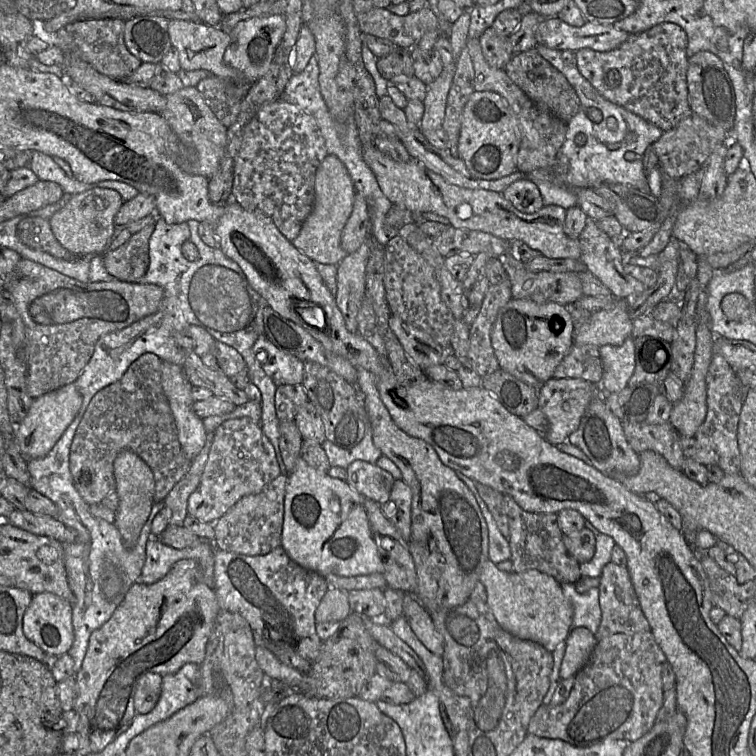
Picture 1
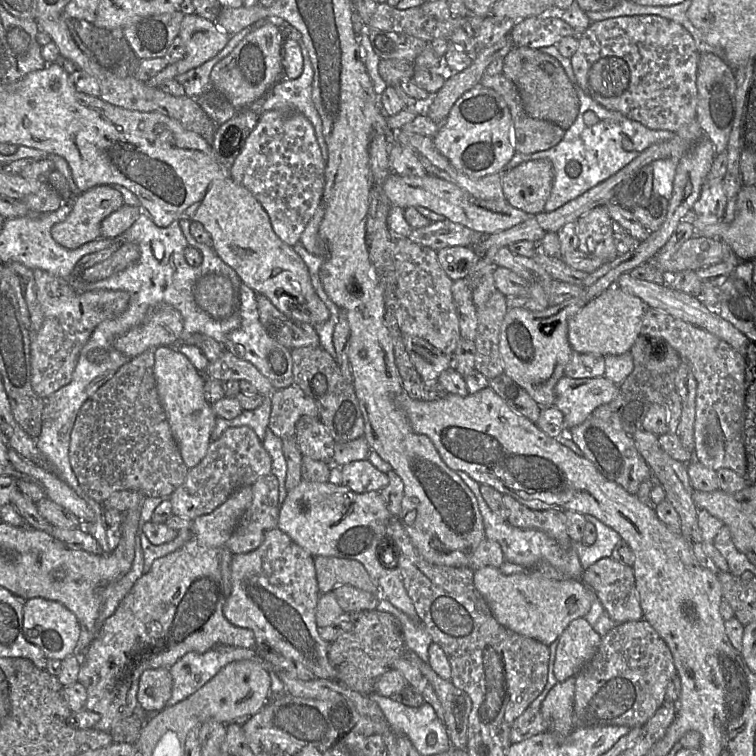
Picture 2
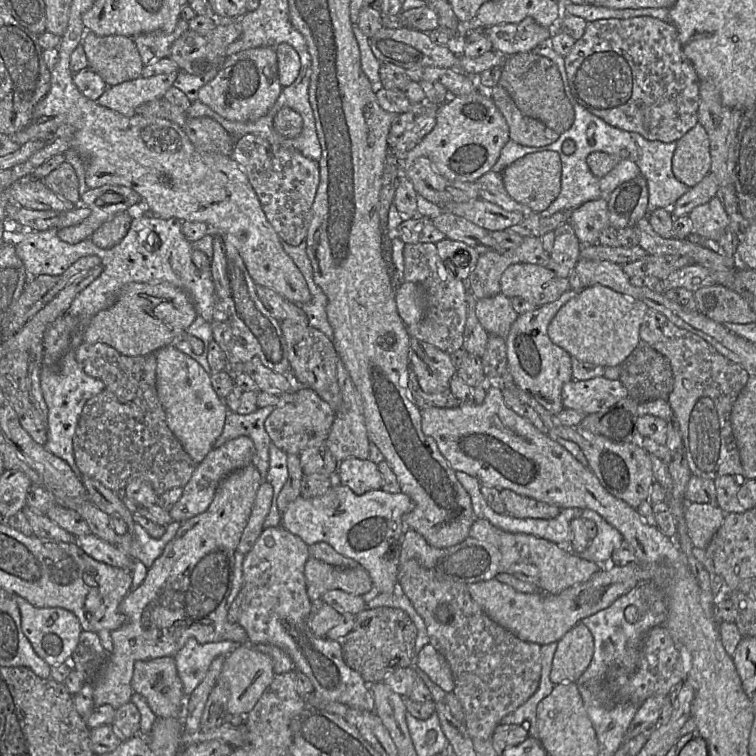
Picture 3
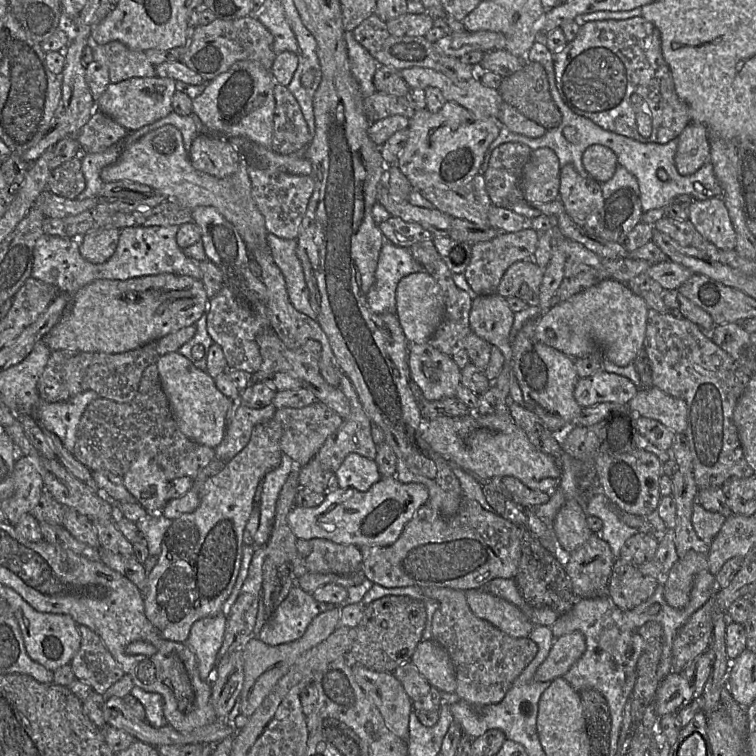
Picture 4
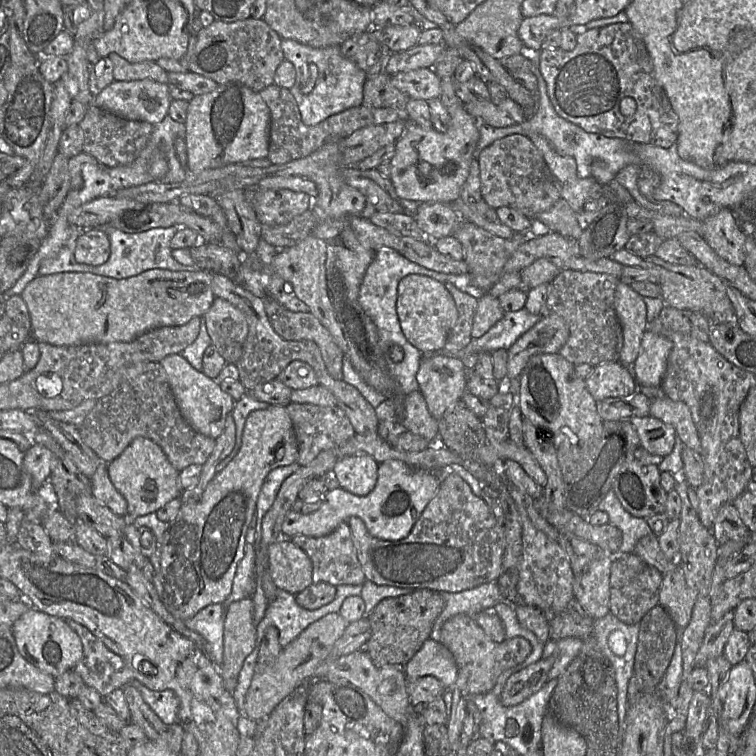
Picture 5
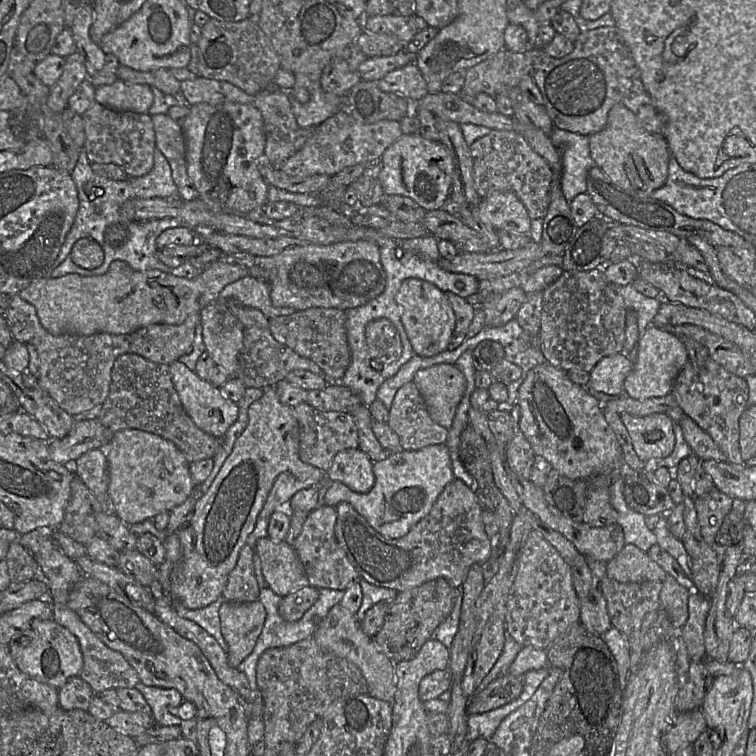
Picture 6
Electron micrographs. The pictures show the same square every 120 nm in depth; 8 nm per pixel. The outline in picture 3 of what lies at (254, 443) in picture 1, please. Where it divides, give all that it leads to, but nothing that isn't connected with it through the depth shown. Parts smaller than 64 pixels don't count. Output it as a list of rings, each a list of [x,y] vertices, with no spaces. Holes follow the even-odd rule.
[[[239,436],[227,441],[218,448],[213,448],[203,461],[197,465],[192,477],[183,487],[180,499],[168,511],[173,521],[184,522],[205,512],[213,501],[216,489],[220,482],[231,472],[253,464],[254,453],[254,443],[248,436]]]

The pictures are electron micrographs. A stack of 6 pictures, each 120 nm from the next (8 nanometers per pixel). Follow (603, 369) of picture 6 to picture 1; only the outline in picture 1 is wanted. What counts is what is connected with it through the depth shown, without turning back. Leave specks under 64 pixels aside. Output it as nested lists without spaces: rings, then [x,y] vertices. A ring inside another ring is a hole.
[[[552,377],[542,384],[539,388],[538,408],[549,421],[545,438],[553,445],[569,441],[569,436],[578,429],[589,403],[599,390],[599,385],[577,378]]]

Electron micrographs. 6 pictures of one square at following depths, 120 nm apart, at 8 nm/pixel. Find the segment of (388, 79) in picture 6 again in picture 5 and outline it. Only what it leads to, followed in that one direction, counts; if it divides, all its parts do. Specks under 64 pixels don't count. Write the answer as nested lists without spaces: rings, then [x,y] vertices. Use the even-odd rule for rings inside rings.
[[[417,68],[398,72],[391,77],[392,84],[410,98],[429,101],[439,98],[441,83],[432,68]]]

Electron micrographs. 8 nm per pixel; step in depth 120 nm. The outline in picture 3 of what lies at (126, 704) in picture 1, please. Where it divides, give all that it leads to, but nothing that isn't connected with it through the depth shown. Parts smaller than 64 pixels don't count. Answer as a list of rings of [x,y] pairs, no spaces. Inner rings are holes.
[[[254,464],[227,475],[218,485],[208,509],[181,523],[175,536],[148,568],[142,583],[123,598],[119,611],[126,621],[111,632],[113,649],[93,683],[95,706],[109,704],[117,709],[131,702],[134,663],[175,657],[191,637],[201,644],[225,640],[248,642],[246,630],[227,619],[227,599],[232,590],[235,552],[262,483]]]

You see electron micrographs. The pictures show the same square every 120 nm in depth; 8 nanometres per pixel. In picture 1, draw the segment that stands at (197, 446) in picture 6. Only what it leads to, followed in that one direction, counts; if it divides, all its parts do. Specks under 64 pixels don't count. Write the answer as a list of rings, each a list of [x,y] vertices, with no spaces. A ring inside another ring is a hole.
[[[156,354],[141,355],[128,367],[120,380],[102,388],[91,399],[73,437],[69,461],[74,487],[89,505],[101,503],[108,493],[115,491],[113,463],[122,450],[136,453],[152,472],[159,471],[182,453],[175,419],[161,383],[162,363]]]

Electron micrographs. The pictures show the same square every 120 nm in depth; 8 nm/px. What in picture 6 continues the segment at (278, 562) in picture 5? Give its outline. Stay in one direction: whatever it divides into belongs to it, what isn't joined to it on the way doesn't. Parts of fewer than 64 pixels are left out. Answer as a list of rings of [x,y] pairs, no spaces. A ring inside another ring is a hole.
[[[260,538],[254,550],[262,563],[266,583],[277,595],[284,597],[292,591],[309,585],[294,546],[285,540]]]

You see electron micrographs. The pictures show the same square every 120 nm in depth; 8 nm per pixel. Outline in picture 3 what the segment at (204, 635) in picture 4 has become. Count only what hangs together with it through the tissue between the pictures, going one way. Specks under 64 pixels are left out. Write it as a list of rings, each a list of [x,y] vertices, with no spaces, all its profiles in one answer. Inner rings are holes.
[[[193,637],[189,638],[174,657],[186,698],[205,678],[212,661],[220,655],[229,655],[239,645],[227,640],[201,644]]]

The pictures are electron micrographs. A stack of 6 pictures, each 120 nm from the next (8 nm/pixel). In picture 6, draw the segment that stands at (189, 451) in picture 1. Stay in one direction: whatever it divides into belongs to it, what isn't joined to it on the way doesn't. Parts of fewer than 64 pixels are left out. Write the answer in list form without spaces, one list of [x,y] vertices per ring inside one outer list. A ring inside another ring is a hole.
[[[179,360],[170,363],[169,370],[180,401],[195,425],[215,438],[222,439],[238,418],[238,404],[228,399],[221,388],[212,385],[208,380],[201,379]]]

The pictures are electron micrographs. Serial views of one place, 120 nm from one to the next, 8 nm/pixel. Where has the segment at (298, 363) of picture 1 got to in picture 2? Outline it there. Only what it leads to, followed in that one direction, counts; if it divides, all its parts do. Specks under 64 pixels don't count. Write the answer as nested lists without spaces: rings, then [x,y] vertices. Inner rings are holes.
[[[242,283],[239,307],[241,325],[239,328],[230,332],[223,346],[224,349],[235,356],[255,365],[258,370],[271,381],[274,389],[286,388],[294,383],[291,350],[281,345],[266,331],[260,320],[257,295],[258,293],[252,288]]]

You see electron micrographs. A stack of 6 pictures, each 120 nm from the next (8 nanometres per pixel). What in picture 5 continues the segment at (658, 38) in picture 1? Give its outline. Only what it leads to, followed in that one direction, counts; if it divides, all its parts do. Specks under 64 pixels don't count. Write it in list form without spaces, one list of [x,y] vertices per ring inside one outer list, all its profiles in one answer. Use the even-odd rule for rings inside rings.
[[[629,22],[616,23],[616,24],[611,24],[611,25],[604,26],[604,27],[585,30],[585,31],[578,31],[576,41],[577,41],[576,46],[571,51],[564,51],[560,48],[558,49],[542,48],[537,53],[538,59],[539,59],[539,69],[546,82],[547,94],[556,113],[560,117],[566,119],[567,121],[573,124],[576,124],[577,126],[582,128],[584,131],[589,132],[589,133],[602,134],[610,138],[627,139],[635,143],[652,144],[652,145],[663,147],[663,148],[669,148],[674,143],[676,143],[677,138],[678,138],[678,125],[679,125],[678,115],[673,110],[672,105],[670,103],[670,100],[665,90],[656,81],[654,77],[653,62],[650,57],[650,54],[642,38],[635,31],[632,25]],[[626,97],[631,97],[636,103],[635,112],[629,116],[622,114],[620,111],[620,102],[623,98],[626,98]]]

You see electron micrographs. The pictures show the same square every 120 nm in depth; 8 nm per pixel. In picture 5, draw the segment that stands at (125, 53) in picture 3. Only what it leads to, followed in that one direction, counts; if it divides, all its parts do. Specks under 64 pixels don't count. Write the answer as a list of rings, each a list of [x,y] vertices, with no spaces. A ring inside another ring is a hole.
[[[110,53],[107,57],[113,64],[113,78],[116,81],[151,79],[168,84],[168,72],[154,61],[131,63],[117,53]]]

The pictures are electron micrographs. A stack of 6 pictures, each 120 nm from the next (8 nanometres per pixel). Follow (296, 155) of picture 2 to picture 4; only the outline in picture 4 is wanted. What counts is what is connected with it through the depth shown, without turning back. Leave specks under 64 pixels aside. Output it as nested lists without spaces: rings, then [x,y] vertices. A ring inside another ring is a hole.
[[[252,161],[248,162],[247,170],[251,181],[251,195],[264,217],[267,232],[282,239],[297,239],[315,187],[312,176],[261,169],[255,166]]]

